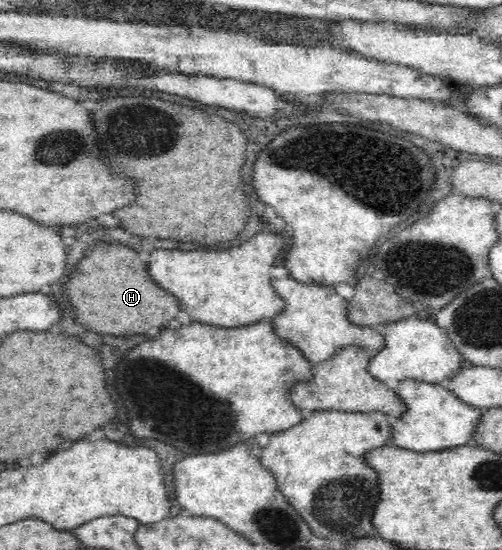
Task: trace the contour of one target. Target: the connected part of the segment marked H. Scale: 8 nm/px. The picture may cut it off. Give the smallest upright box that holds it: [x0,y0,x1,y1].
[64,244,180,334]

